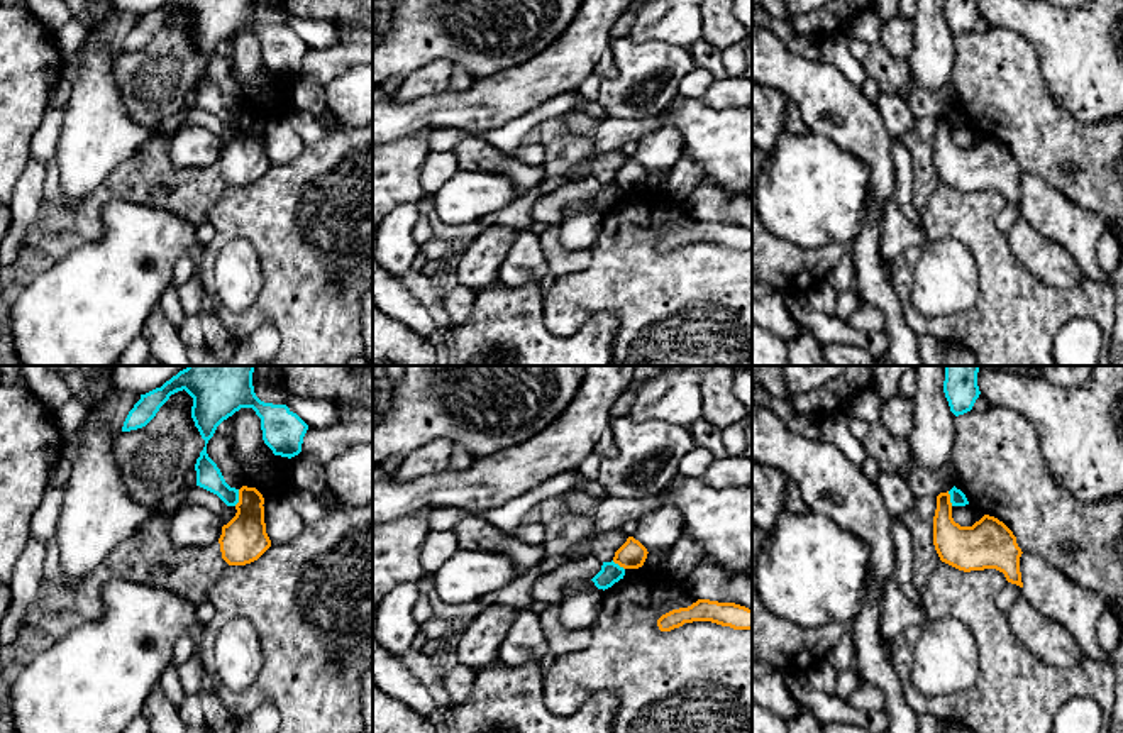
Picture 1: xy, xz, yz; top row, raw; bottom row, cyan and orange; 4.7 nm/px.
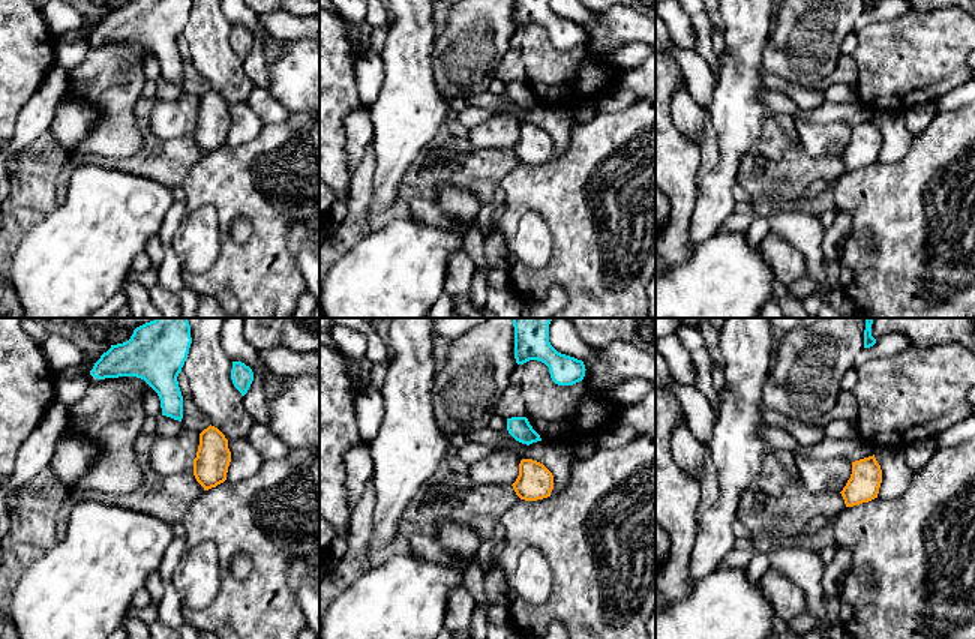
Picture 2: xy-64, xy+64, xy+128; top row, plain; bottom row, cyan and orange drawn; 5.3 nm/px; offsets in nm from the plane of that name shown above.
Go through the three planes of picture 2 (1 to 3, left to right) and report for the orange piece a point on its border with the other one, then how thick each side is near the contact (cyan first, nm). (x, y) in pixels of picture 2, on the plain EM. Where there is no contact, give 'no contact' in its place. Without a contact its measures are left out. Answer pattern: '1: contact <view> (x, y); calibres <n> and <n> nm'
1: no contact
2: no contact
3: no contact

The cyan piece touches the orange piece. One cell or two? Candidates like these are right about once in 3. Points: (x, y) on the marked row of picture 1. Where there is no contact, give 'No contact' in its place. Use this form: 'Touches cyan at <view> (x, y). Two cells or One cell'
Touches cyan at xy (237, 498). Two cells

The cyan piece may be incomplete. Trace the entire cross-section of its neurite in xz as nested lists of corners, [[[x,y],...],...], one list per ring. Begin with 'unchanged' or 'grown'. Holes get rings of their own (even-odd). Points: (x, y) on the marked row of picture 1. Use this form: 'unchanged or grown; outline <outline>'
unchanged; outline [[[603,562],[601,570],[591,579],[598,589],[608,589],[620,579],[623,579],[625,569],[620,567],[618,564],[611,562]]]

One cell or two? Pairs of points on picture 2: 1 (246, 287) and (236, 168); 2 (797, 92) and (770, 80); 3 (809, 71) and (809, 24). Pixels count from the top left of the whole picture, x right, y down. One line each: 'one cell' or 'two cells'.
1: one cell
2: one cell
3: one cell

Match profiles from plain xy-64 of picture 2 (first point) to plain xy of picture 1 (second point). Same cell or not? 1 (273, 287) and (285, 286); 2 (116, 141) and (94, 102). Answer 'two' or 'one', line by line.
1: one
2: two

